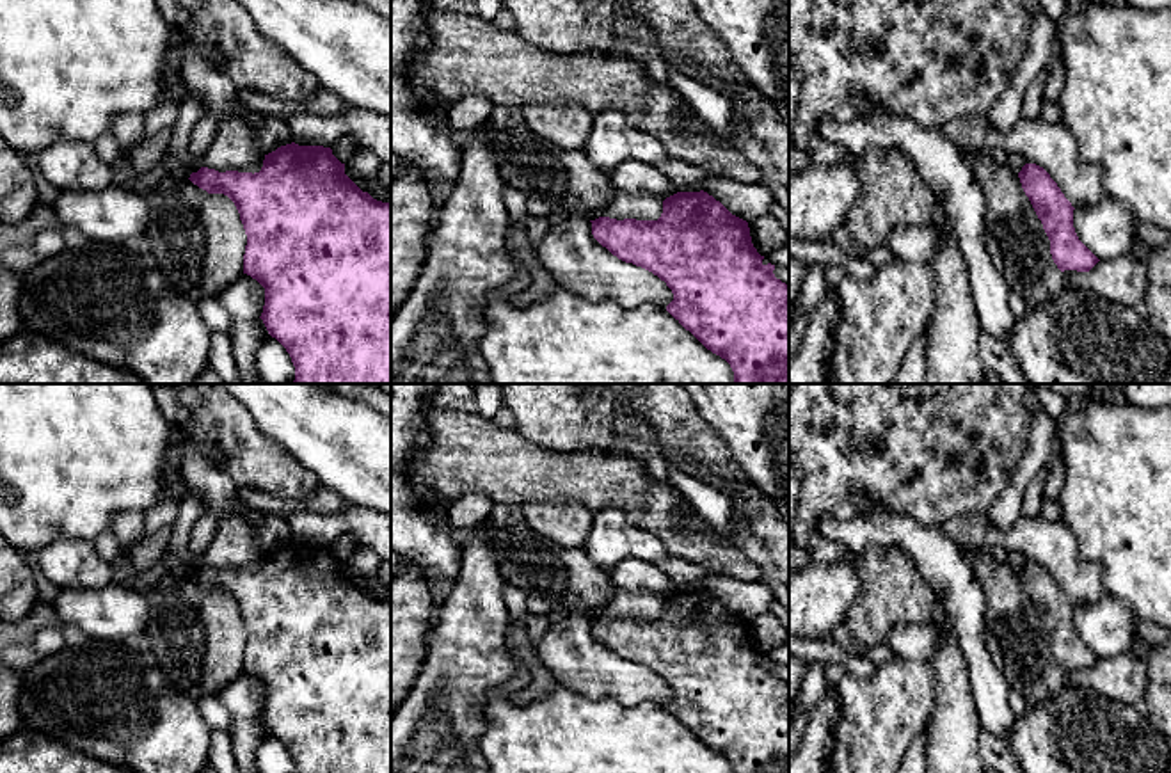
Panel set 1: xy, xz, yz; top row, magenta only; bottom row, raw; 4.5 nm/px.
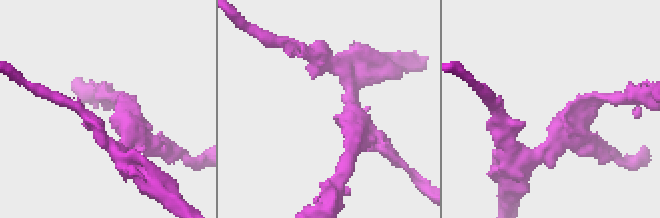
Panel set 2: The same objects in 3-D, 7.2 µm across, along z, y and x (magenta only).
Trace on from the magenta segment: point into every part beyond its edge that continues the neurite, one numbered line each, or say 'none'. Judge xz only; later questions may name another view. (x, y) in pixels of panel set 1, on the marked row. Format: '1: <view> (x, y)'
none

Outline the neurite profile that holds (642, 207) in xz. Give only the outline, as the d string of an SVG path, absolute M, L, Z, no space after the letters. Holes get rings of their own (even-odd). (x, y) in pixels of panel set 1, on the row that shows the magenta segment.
M617 192L613 201L601 211L588 211L583 217L595 220L599 217L609 217L617 220L636 219L636 220L657 220L663 213L663 197L638 192L638 194L622 194Z

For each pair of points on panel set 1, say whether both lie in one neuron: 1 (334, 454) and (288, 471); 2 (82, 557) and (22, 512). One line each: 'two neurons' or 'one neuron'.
1: two neurons
2: two neurons

